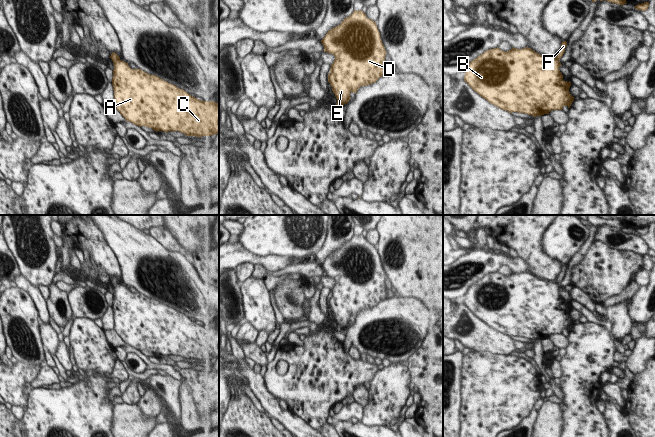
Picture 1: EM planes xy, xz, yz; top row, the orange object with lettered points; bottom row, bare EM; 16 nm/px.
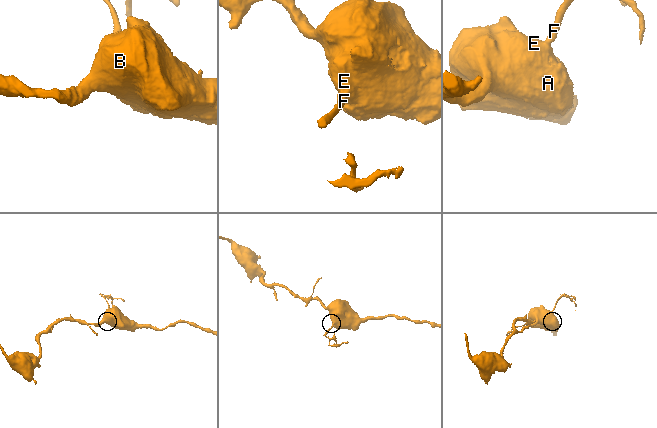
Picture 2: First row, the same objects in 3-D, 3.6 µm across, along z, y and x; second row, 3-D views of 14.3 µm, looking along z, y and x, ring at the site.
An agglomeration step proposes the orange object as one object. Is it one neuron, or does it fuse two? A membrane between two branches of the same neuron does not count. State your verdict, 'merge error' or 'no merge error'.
merge error

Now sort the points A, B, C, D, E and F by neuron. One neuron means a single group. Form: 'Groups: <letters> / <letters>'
Groups: A B C D E / F

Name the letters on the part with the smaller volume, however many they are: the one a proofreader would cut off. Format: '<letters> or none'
F

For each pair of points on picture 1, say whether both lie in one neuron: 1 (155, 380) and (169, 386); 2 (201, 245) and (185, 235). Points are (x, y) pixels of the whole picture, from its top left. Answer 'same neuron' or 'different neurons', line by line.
1: same neuron
2: same neuron

